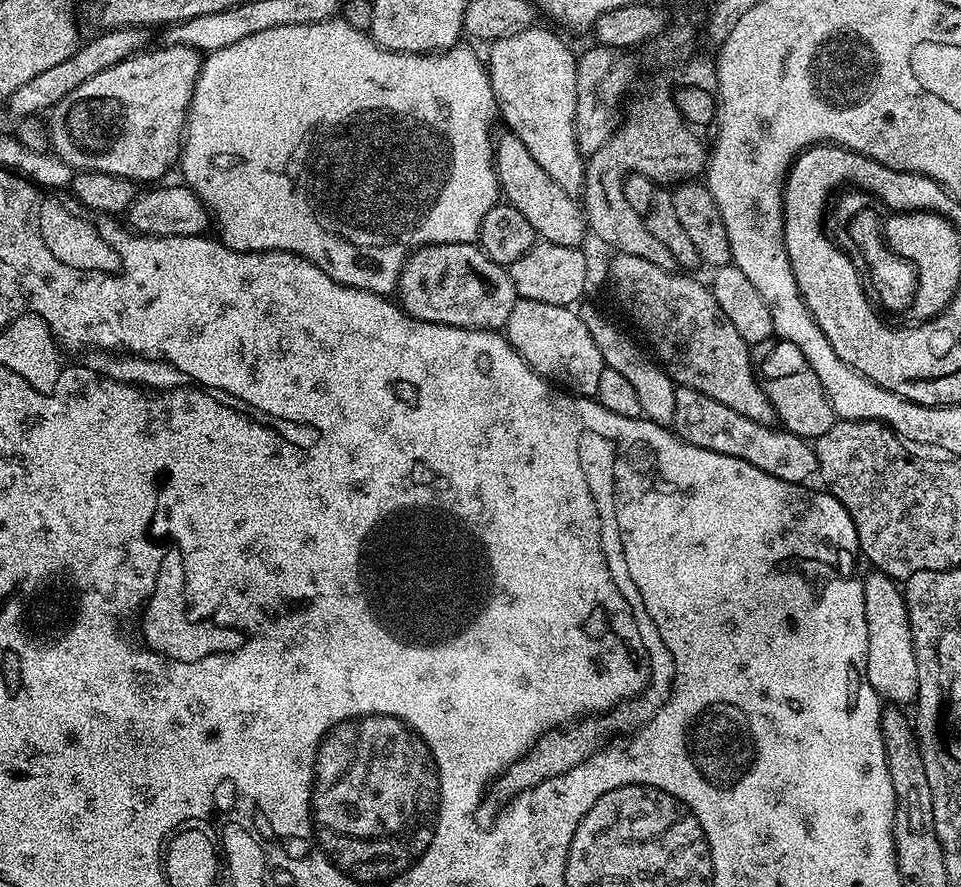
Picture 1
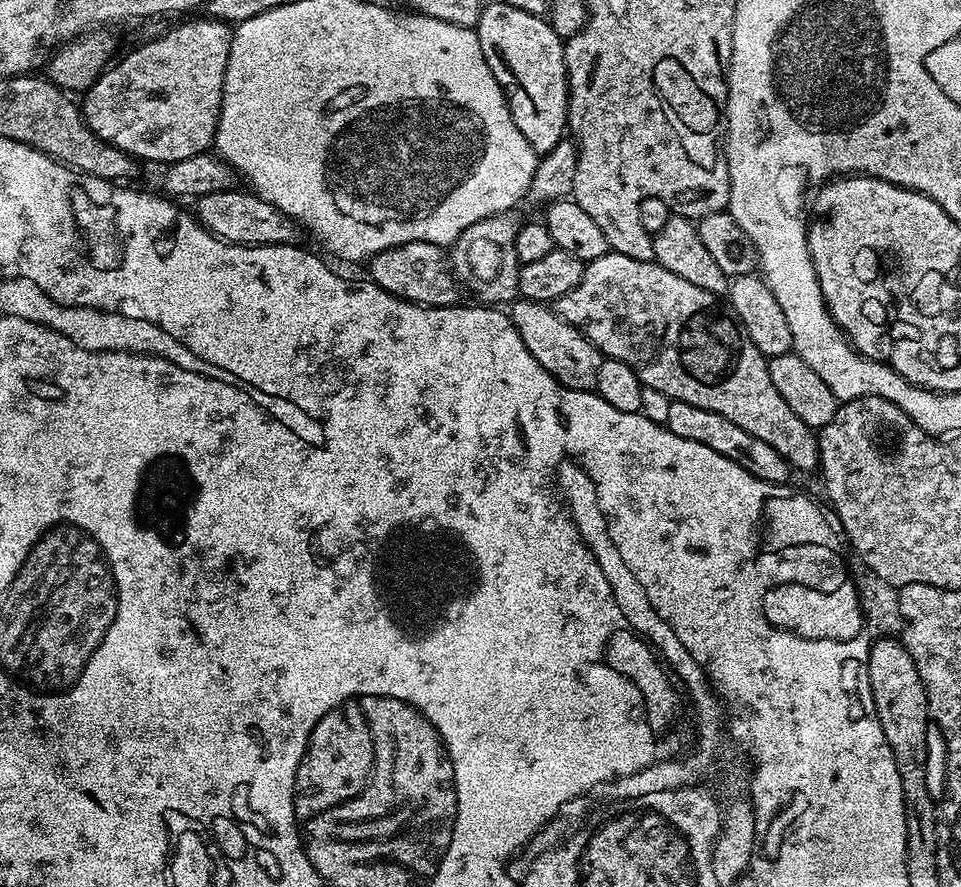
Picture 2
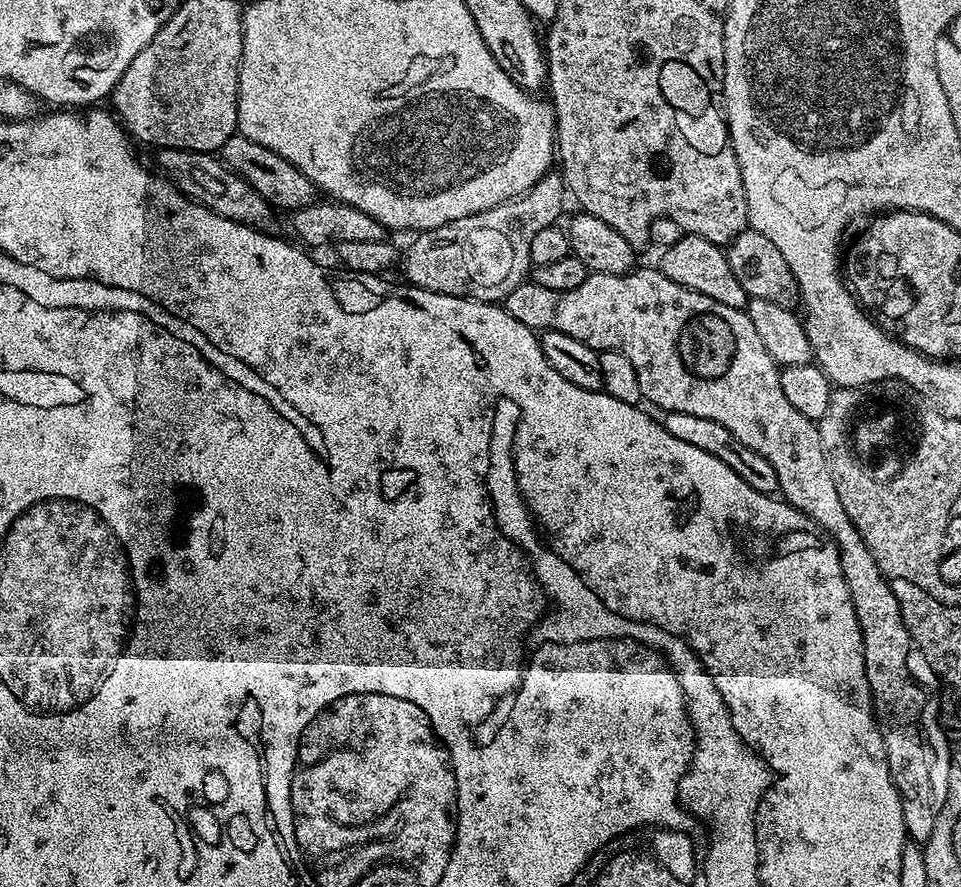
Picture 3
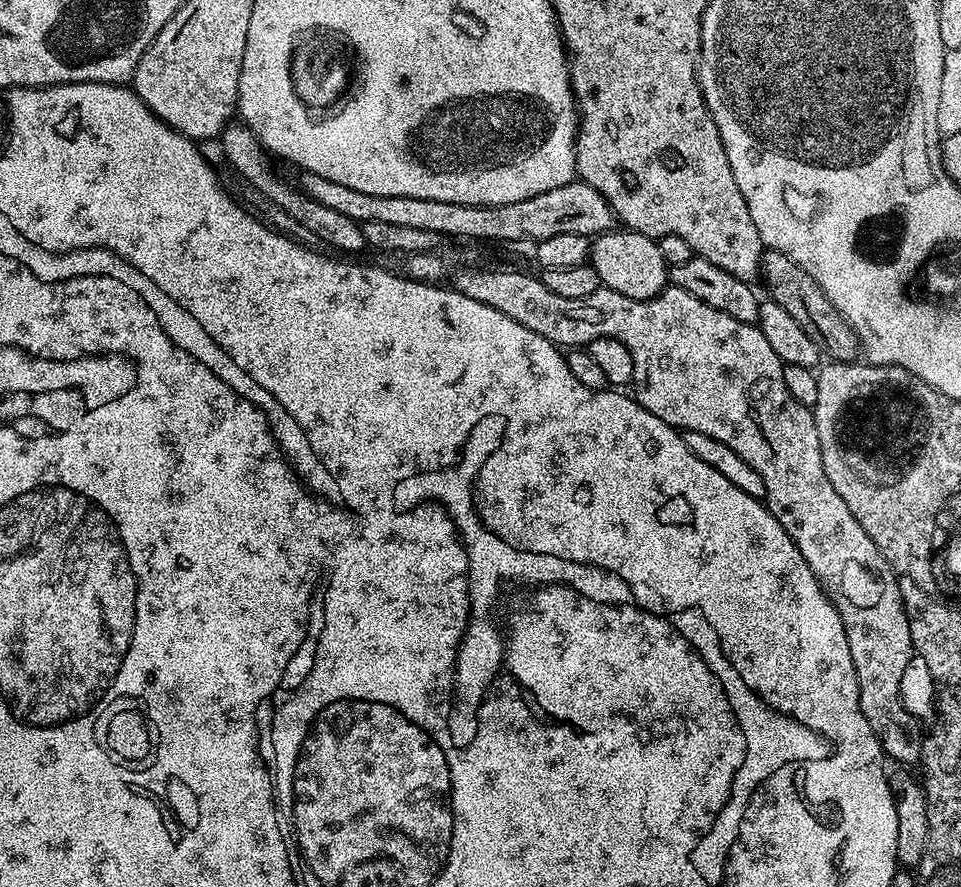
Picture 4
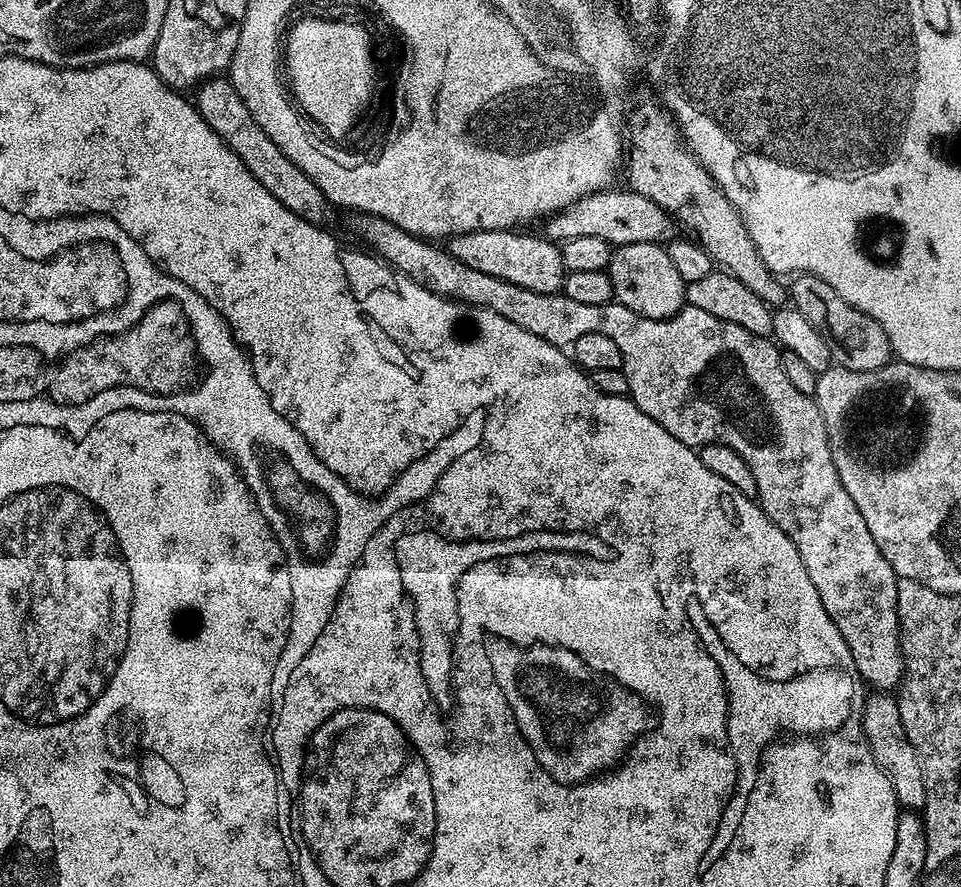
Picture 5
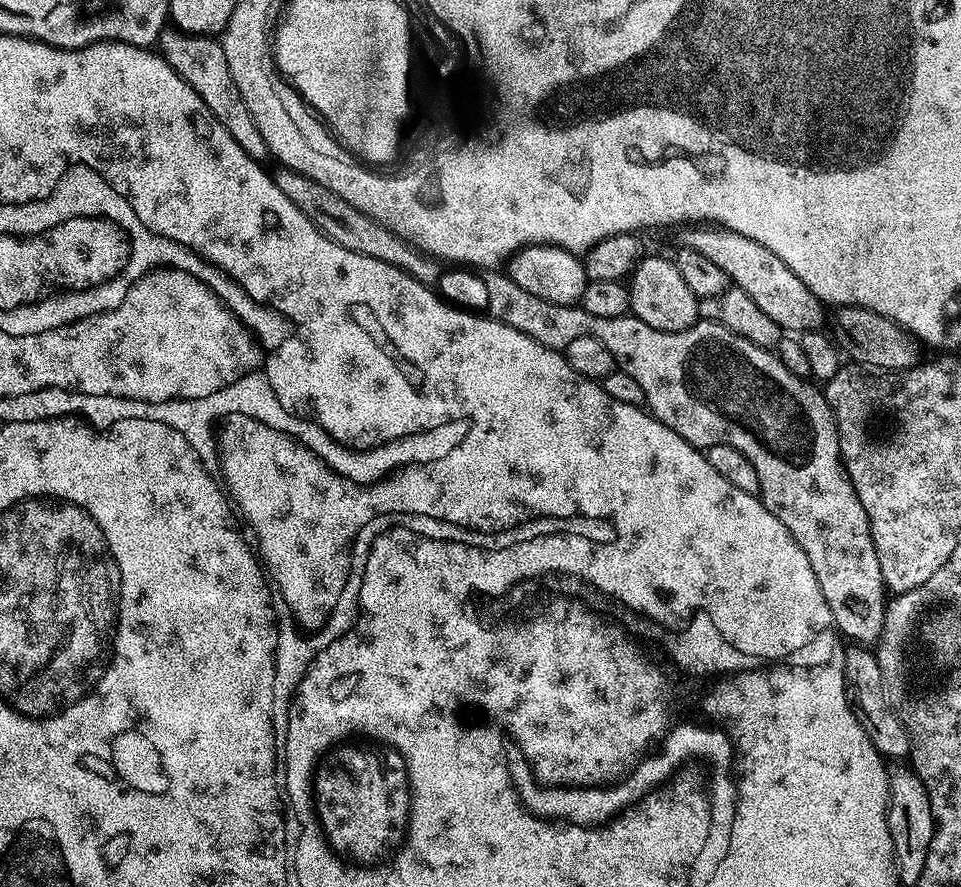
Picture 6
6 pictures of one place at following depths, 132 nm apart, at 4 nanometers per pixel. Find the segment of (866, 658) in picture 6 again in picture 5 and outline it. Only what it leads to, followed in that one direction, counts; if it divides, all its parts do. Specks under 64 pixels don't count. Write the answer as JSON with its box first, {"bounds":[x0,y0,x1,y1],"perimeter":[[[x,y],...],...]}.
{"bounds":[862,694,926,810],"perimeter":[[[890,694],[865,695],[862,705],[862,731],[870,746],[870,754],[874,754],[874,762],[890,778],[890,786],[894,786],[896,803],[904,810],[923,809],[926,802],[926,778],[922,778],[922,762],[918,762],[918,754],[902,726],[900,706],[897,699]]]}

